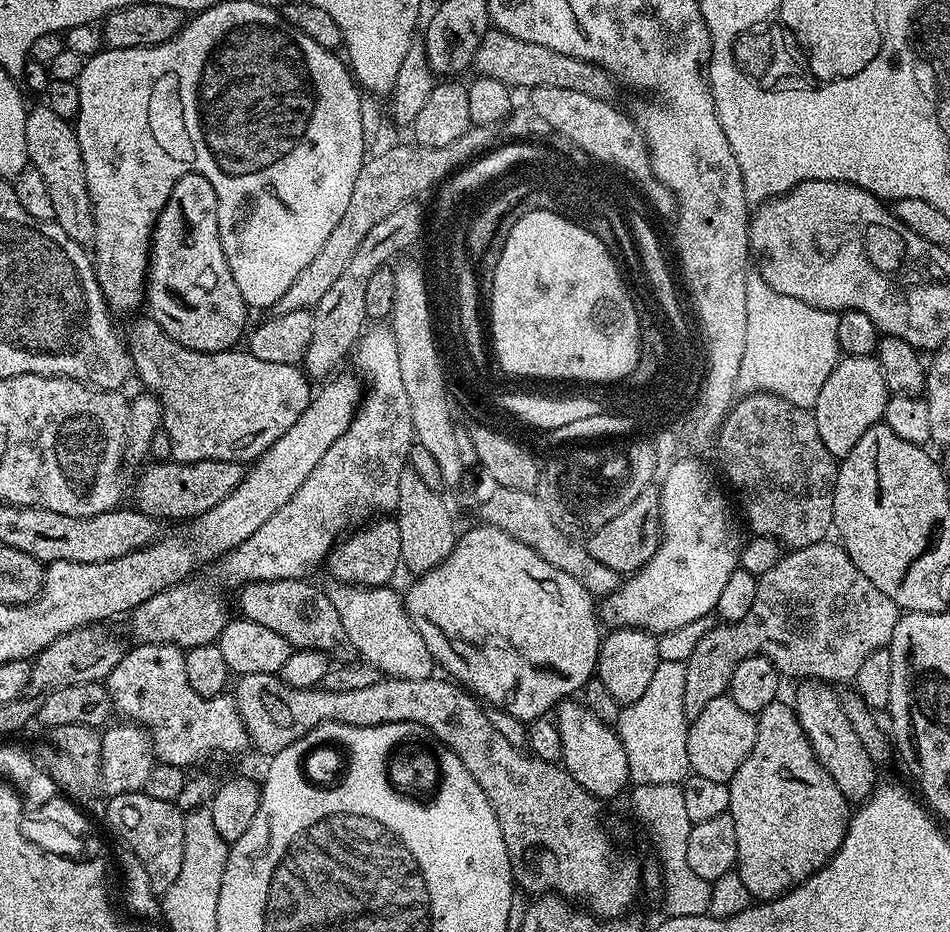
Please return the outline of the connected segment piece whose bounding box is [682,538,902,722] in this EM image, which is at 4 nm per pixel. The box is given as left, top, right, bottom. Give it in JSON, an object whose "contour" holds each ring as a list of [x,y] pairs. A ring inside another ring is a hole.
{"contour":[[[825,538],[820,540],[814,546],[806,546],[805,548],[791,549],[787,554],[781,555],[780,561],[774,566],[770,566],[770,570],[766,570],[766,574],[758,577],[756,582],[756,593],[754,594],[754,606],[750,606],[750,614],[746,614],[746,618],[742,618],[737,624],[727,622],[717,623],[717,628],[712,628],[696,645],[692,648],[692,653],[686,656],[684,665],[686,666],[686,691],[682,697],[682,706],[684,707],[684,716],[691,722],[698,718],[698,714],[702,714],[704,707],[709,702],[714,702],[714,698],[725,695],[728,691],[728,683],[734,674],[734,670],[738,670],[738,662],[742,662],[747,656],[765,656],[772,665],[779,670],[781,677],[788,676],[804,676],[800,678],[811,678],[816,682],[827,682],[829,685],[844,684],[855,681],[858,669],[861,668],[862,662],[866,662],[866,658],[870,658],[870,654],[874,654],[874,650],[879,648],[887,648],[894,634],[894,626],[898,626],[902,610],[890,598],[886,598],[886,594],[882,594],[882,590],[878,590],[871,582],[870,578],[866,578],[866,574],[862,574],[862,570],[858,570],[858,566],[854,566],[854,562],[847,554],[844,553],[843,547],[839,543],[833,542],[831,539]]]}

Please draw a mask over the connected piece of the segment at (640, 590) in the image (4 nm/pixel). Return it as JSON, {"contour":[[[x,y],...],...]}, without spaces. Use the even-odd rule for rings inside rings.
{"contour":[[[691,454],[691,456],[689,456],[689,457],[688,457],[688,458],[686,458],[686,460],[685,460],[685,461],[680,461],[680,460],[678,460],[678,459],[677,459],[677,458],[676,458],[676,459],[674,459],[674,460],[672,460],[672,462],[671,462],[671,463],[670,463],[670,464],[668,464],[668,465],[667,465],[667,468],[666,468],[666,471],[668,471],[668,473],[666,473],[666,474],[665,474],[665,476],[664,476],[664,481],[662,481],[662,482],[660,482],[660,481],[659,481],[659,484],[658,484],[658,487],[659,487],[659,490],[660,490],[660,526],[661,526],[661,529],[662,529],[662,539],[661,539],[661,542],[660,542],[660,545],[659,545],[659,546],[658,546],[658,550],[657,550],[657,551],[656,551],[656,553],[655,553],[655,554],[654,554],[654,558],[650,558],[650,562],[646,562],[646,563],[645,563],[645,564],[644,564],[644,566],[643,566],[643,568],[641,568],[641,569],[640,569],[640,571],[639,571],[639,572],[637,572],[637,573],[635,573],[635,574],[632,574],[632,575],[629,575],[629,576],[628,576],[628,577],[627,577],[627,579],[625,579],[625,580],[624,580],[624,581],[623,581],[623,583],[621,583],[621,586],[620,586],[620,588],[619,588],[619,589],[618,589],[618,590],[614,590],[614,591],[613,591],[613,592],[612,592],[612,593],[611,593],[611,594],[609,594],[609,595],[608,595],[608,596],[606,596],[606,597],[603,597],[603,600],[602,600],[602,603],[601,603],[601,604],[600,604],[600,605],[599,605],[599,608],[598,608],[598,615],[599,615],[599,617],[600,617],[600,619],[601,619],[601,621],[603,621],[603,623],[604,623],[604,624],[605,624],[605,625],[608,625],[608,624],[612,624],[612,625],[608,625],[608,626],[611,626],[611,627],[612,627],[612,628],[613,628],[613,629],[618,629],[618,628],[643,628],[643,629],[644,629],[644,631],[645,631],[645,632],[651,632],[651,633],[653,633],[653,634],[661,634],[661,633],[660,633],[660,632],[676,632],[676,631],[678,631],[678,630],[679,630],[679,628],[684,628],[684,627],[686,627],[686,626],[687,626],[687,624],[692,624],[692,623],[694,623],[694,622],[695,622],[695,620],[700,620],[700,619],[702,619],[702,618],[703,618],[703,616],[708,616],[708,615],[709,615],[709,616],[710,616],[710,617],[711,617],[711,616],[712,616],[712,615],[713,615],[713,613],[715,613],[715,611],[716,611],[716,603],[717,603],[717,602],[718,602],[718,597],[719,597],[719,596],[721,596],[721,594],[722,594],[722,589],[723,589],[723,588],[725,588],[725,586],[726,586],[726,582],[727,582],[727,580],[728,580],[728,579],[730,579],[730,574],[734,574],[734,570],[735,570],[735,569],[736,569],[736,568],[739,568],[739,567],[740,567],[740,551],[741,551],[741,550],[742,550],[742,549],[744,549],[744,546],[745,546],[745,543],[746,543],[746,535],[745,535],[745,536],[744,536],[744,532],[745,532],[745,529],[744,529],[744,528],[743,528],[743,527],[742,527],[742,524],[741,524],[741,521],[740,521],[740,520],[739,520],[739,519],[738,519],[738,516],[737,516],[737,520],[738,520],[738,521],[736,521],[736,516],[735,516],[735,514],[734,514],[734,513],[732,513],[732,504],[731,504],[731,502],[730,502],[730,501],[728,501],[728,500],[727,500],[727,498],[726,498],[726,497],[724,497],[724,492],[723,492],[723,490],[722,490],[722,489],[720,489],[720,488],[719,488],[719,486],[718,486],[718,485],[716,485],[716,480],[715,480],[715,478],[714,478],[714,477],[712,477],[712,476],[711,476],[711,474],[710,474],[710,473],[708,473],[708,468],[707,468],[707,466],[706,466],[706,465],[704,465],[704,464],[703,464],[703,462],[702,462],[702,461],[700,461],[700,460],[697,460],[697,457],[696,457],[696,456],[695,456],[695,455],[692,455],[692,454]]]}

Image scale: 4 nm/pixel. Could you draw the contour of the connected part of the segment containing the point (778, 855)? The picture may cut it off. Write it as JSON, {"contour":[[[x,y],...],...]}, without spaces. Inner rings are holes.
{"contour":[[[778,698],[774,702],[770,702],[770,706],[763,708],[756,716],[754,750],[750,750],[746,762],[742,762],[742,766],[738,766],[738,774],[734,774],[734,778],[728,781],[727,786],[730,790],[730,806],[728,807],[728,812],[734,818],[734,831],[738,834],[736,868],[740,873],[742,882],[746,882],[746,890],[750,890],[750,894],[754,898],[759,898],[761,901],[767,902],[775,900],[778,896],[783,896],[786,892],[792,891],[796,885],[801,884],[803,880],[808,880],[823,864],[828,863],[835,852],[840,849],[842,842],[846,838],[850,819],[849,802],[842,794],[842,790],[838,790],[834,778],[830,778],[828,771],[818,762],[818,758],[814,754],[814,750],[810,746],[810,742],[806,738],[802,726],[796,720],[795,707],[793,707],[791,703],[783,704],[783,699]]]}

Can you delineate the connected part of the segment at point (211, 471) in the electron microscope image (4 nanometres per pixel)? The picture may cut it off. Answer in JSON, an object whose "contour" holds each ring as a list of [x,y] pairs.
{"contour":[[[171,458],[165,460],[165,464],[149,463],[143,469],[145,472],[140,476],[134,501],[139,511],[155,516],[161,522],[187,522],[195,516],[206,514],[206,510],[230,498],[230,494],[234,494],[234,490],[244,481],[246,475],[245,465],[231,460],[203,460],[193,464],[178,464]]]}

